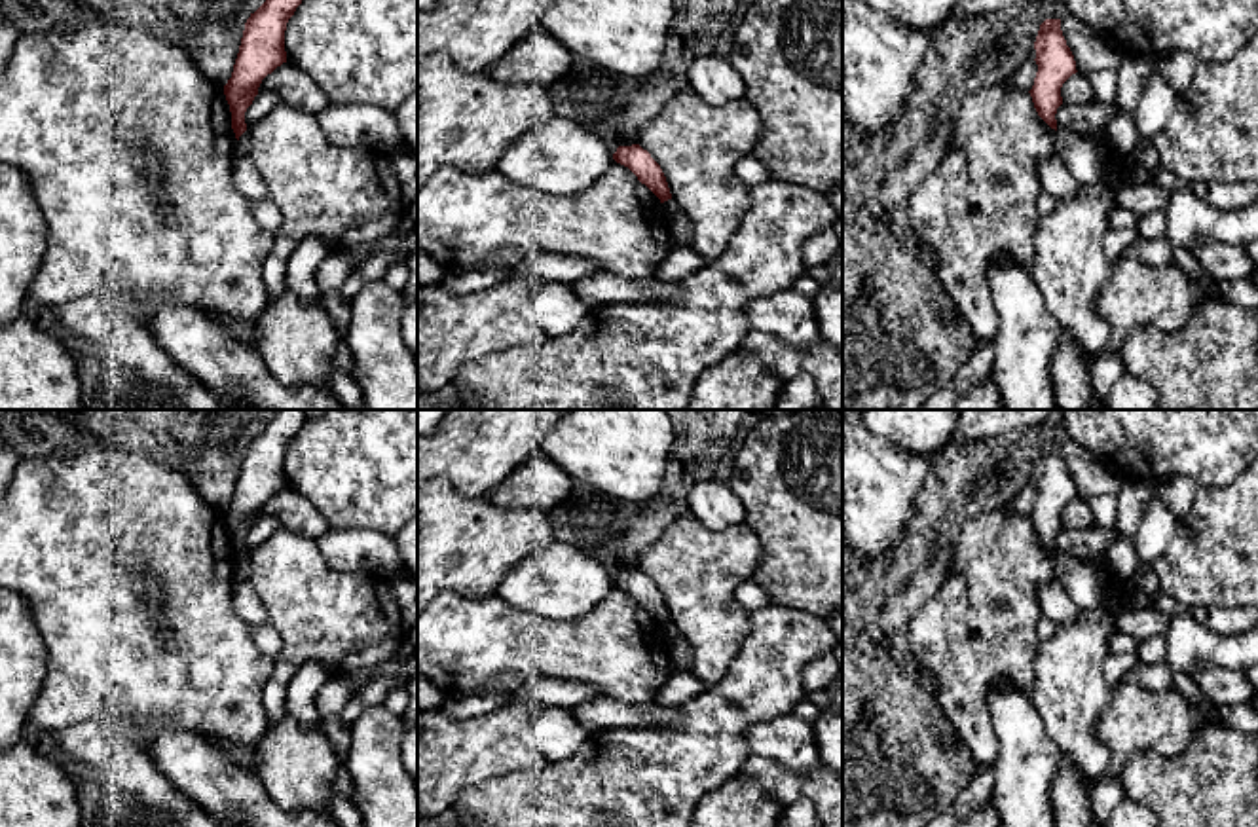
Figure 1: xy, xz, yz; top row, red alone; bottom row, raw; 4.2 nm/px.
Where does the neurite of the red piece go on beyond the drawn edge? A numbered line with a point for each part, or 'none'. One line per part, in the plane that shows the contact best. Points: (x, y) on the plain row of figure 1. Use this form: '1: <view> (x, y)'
none

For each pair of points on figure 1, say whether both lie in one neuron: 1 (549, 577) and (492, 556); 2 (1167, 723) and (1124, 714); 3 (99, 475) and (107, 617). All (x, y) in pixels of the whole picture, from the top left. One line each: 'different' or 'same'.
1: different
2: same
3: same

